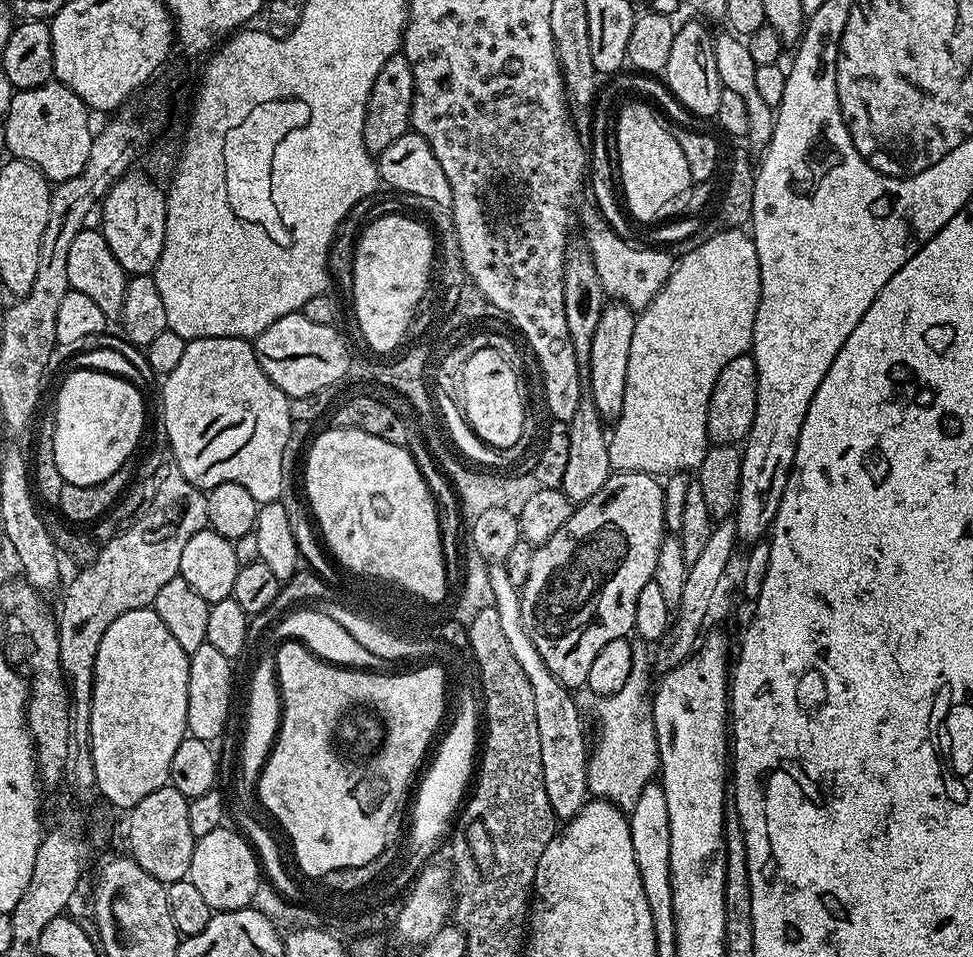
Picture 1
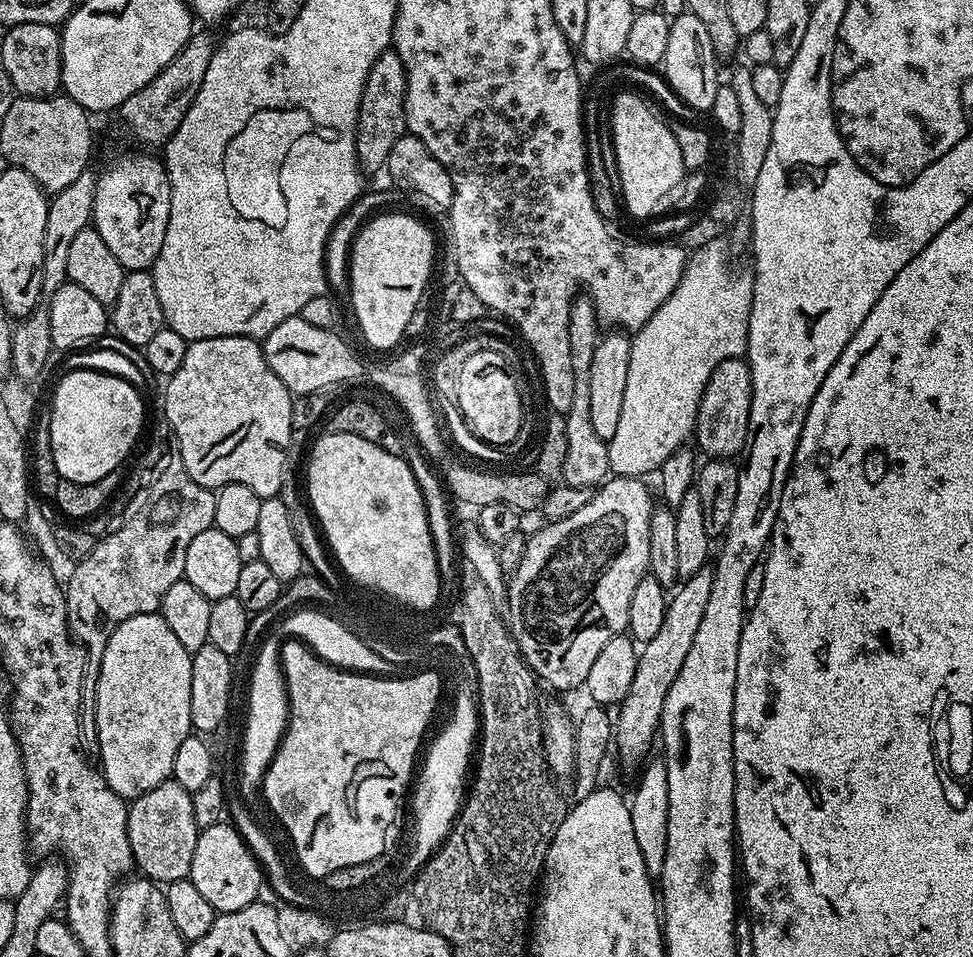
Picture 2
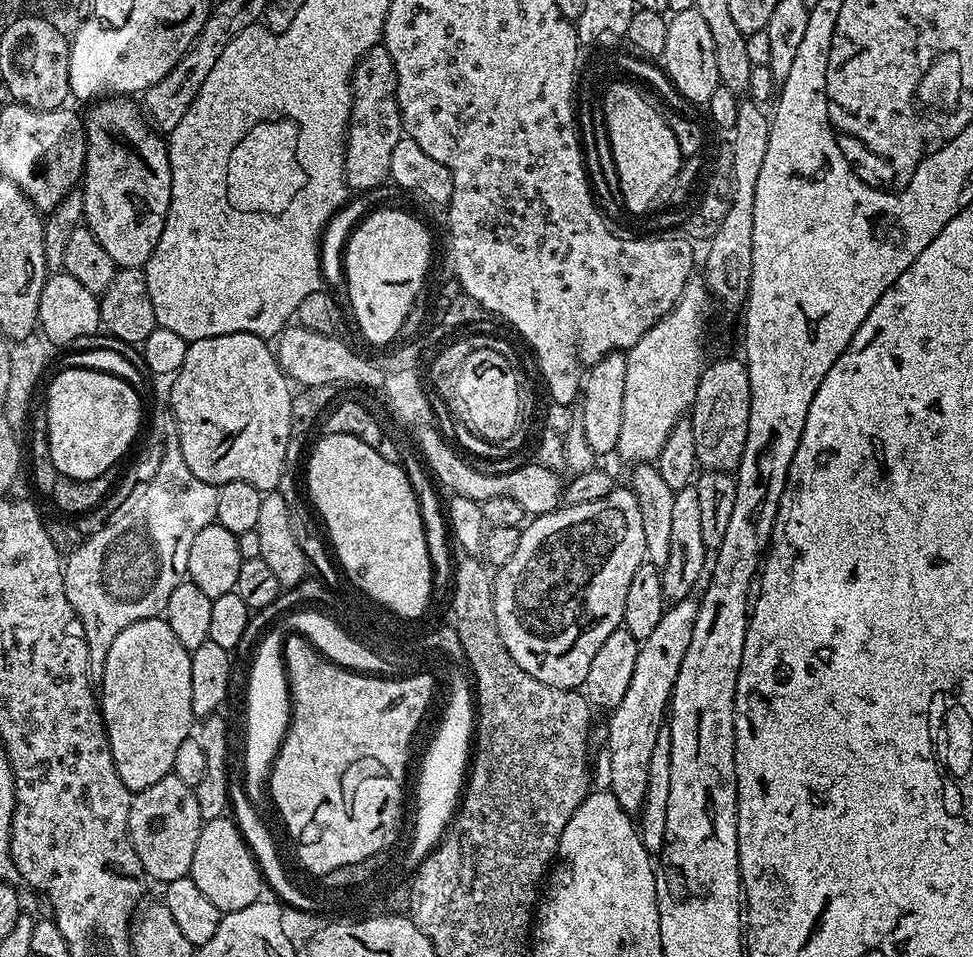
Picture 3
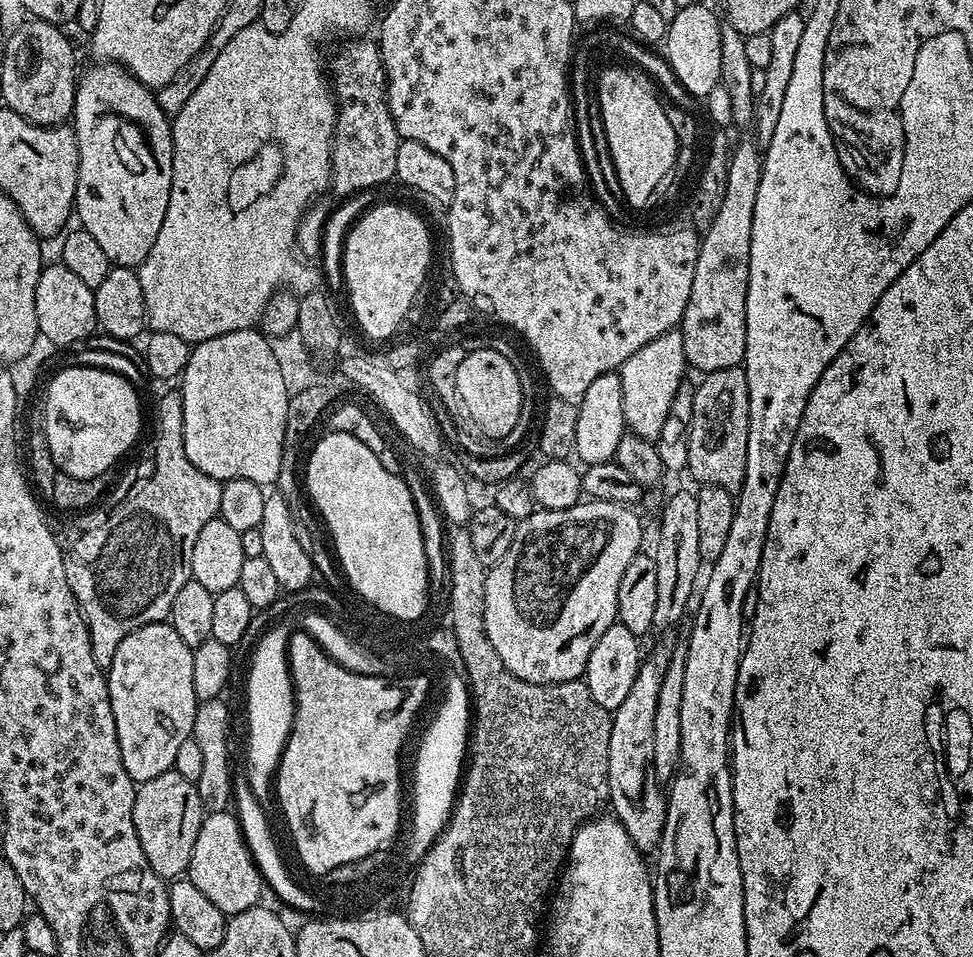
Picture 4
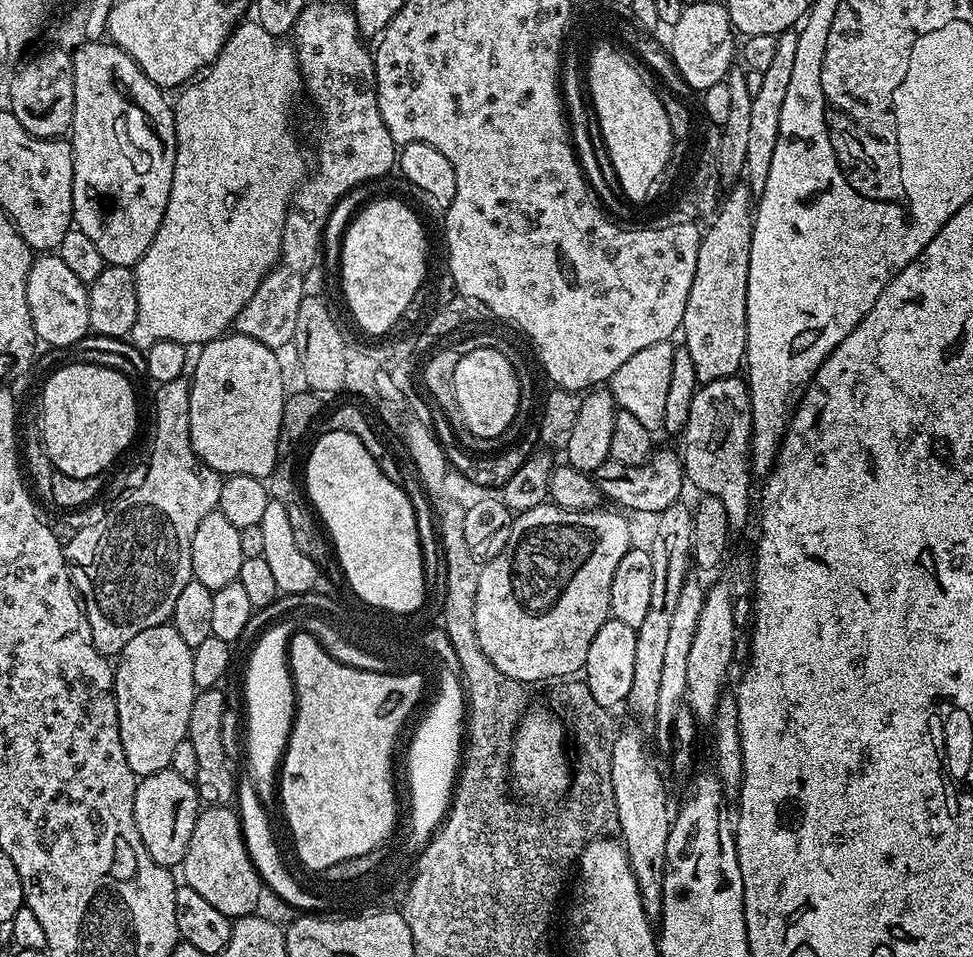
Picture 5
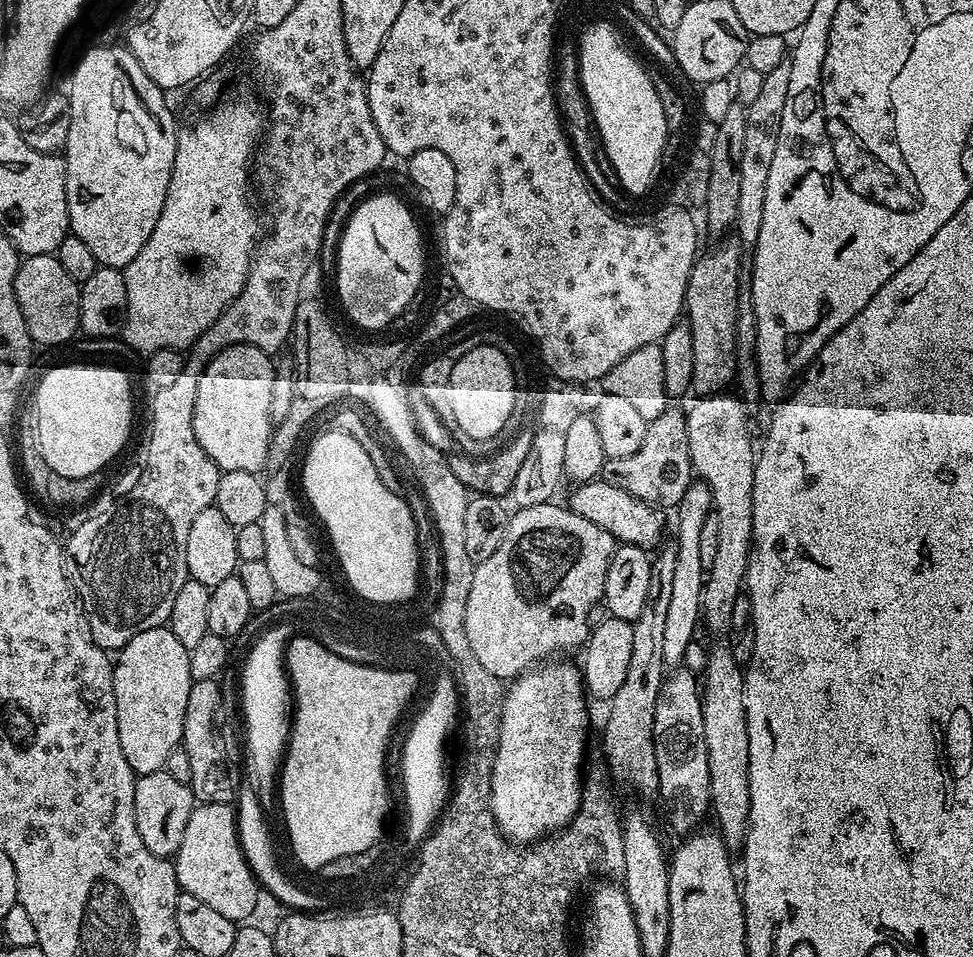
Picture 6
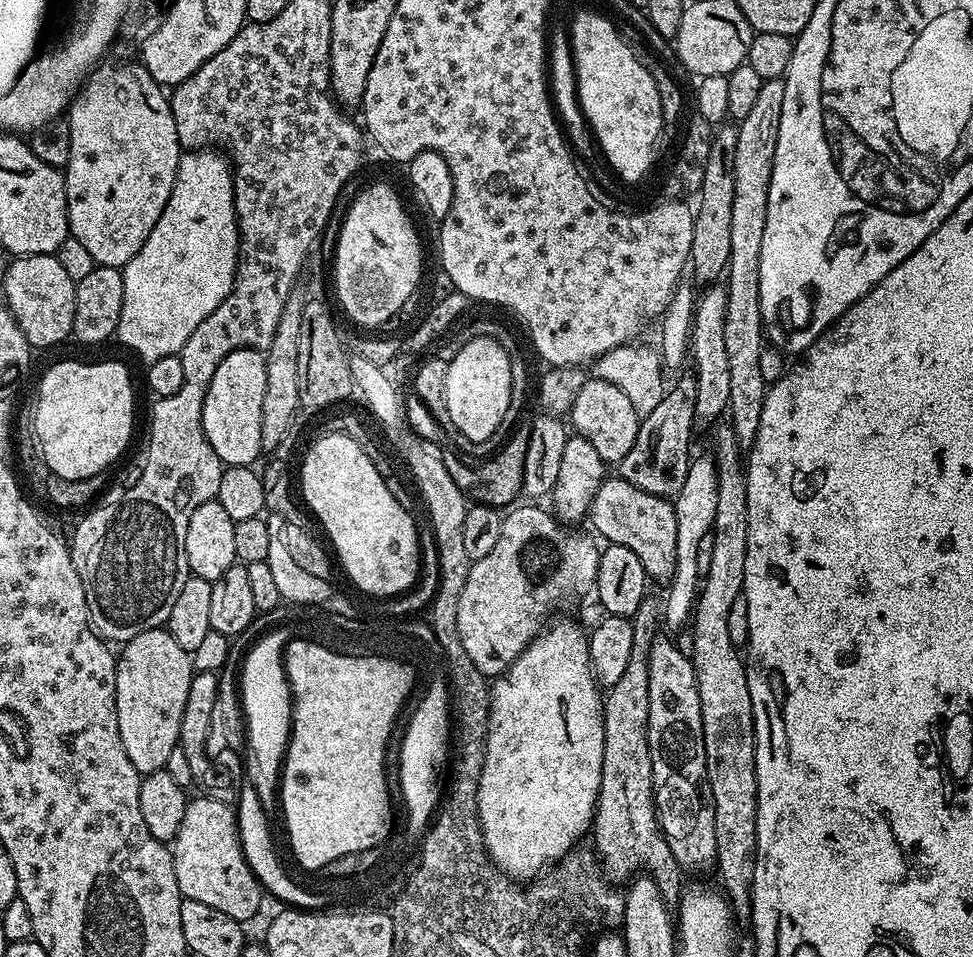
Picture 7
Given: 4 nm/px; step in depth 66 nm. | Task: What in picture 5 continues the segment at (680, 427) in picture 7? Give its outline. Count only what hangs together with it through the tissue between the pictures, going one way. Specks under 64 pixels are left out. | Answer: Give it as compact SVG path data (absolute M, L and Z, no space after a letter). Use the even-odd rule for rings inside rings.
M657 447L648 463L638 466L622 466L622 462L609 459L602 462L602 466L598 466L590 475L605 501L613 500L614 503L621 504L621 506L616 505L621 509L629 508L629 510L624 509L629 513L659 514L662 510L666 510L666 506L677 503L681 499L680 491L686 488L684 461L681 453L671 452L668 448Z

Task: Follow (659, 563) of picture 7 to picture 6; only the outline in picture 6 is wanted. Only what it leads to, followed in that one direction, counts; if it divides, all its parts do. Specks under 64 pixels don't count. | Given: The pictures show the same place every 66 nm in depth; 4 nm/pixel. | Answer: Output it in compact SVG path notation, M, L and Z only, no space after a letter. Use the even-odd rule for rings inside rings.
M603 478L583 481L577 488L580 489L566 500L567 507L571 508L574 514L594 522L620 544L636 544L642 549L652 550L661 543L665 535L664 520L660 517L663 516L661 509L634 498L634 494L626 494L626 490L606 482Z

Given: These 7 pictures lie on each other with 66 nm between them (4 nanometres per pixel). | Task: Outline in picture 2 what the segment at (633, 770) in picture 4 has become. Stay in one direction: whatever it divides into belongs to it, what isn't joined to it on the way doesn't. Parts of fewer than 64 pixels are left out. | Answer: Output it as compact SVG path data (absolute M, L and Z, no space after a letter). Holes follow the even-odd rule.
M711 567L699 568L693 576L687 577L671 593L666 618L658 629L658 635L650 638L650 642L646 642L639 649L634 682L630 682L630 690L618 706L617 712L620 713L616 712L614 716L614 748L616 752L620 751L622 763L638 766L649 755L647 752L652 748L652 740L654 744L658 736L662 706L666 706L666 694L670 694L670 686L674 686L674 678L678 678L682 662L686 662L686 653L694 642L694 634L698 634L698 630L709 615L713 586Z

